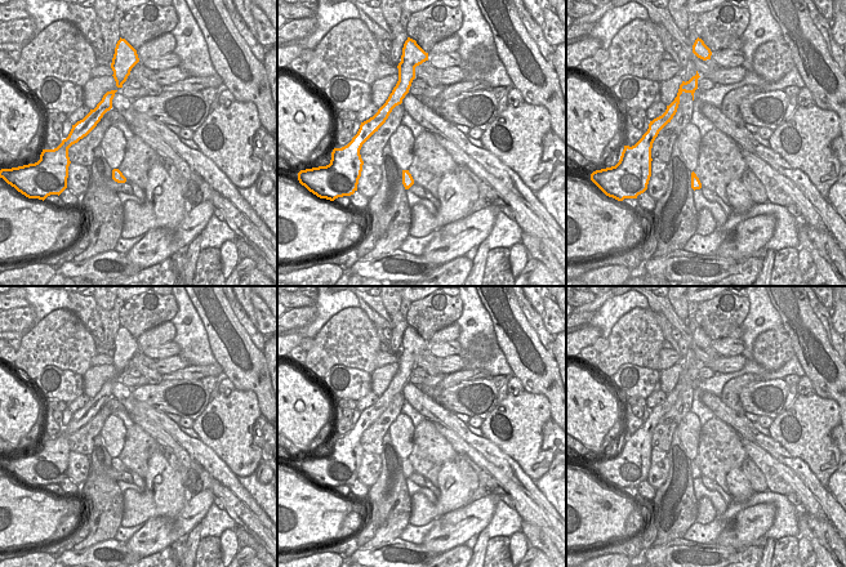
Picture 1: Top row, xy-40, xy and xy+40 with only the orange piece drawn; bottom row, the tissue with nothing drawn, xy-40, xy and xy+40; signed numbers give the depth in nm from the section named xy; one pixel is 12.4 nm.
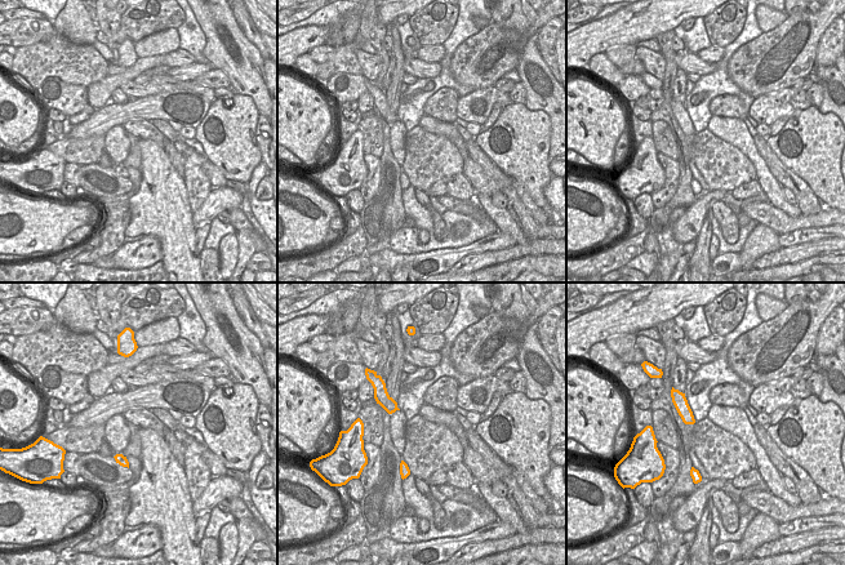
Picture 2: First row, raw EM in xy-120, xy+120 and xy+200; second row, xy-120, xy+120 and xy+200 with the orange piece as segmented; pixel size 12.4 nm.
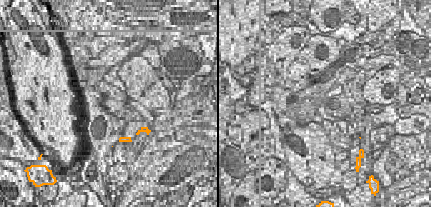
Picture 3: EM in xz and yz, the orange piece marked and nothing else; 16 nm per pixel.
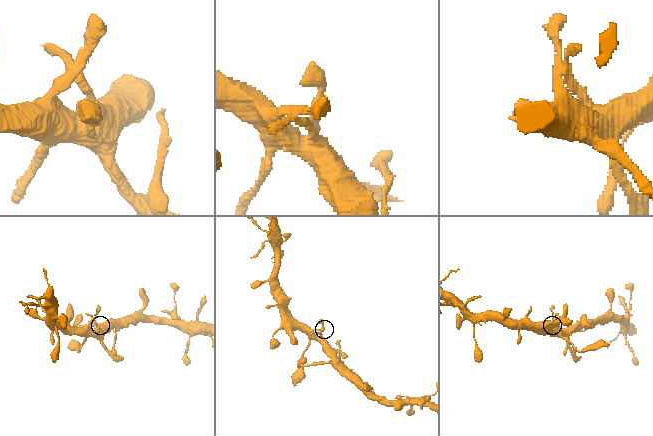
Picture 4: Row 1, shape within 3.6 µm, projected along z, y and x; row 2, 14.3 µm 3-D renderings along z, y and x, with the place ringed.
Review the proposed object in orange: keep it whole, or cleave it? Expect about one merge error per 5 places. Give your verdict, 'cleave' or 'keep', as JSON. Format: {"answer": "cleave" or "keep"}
{"answer": "keep"}

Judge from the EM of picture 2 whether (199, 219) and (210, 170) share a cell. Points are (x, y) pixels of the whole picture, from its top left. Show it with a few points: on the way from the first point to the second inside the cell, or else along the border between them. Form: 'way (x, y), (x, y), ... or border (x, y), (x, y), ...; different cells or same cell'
border (225, 186), (213, 188); different cells

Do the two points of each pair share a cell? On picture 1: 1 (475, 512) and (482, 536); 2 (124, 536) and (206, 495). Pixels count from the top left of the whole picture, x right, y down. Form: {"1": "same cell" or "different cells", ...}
{"1": "different cells", "2": "different cells"}

